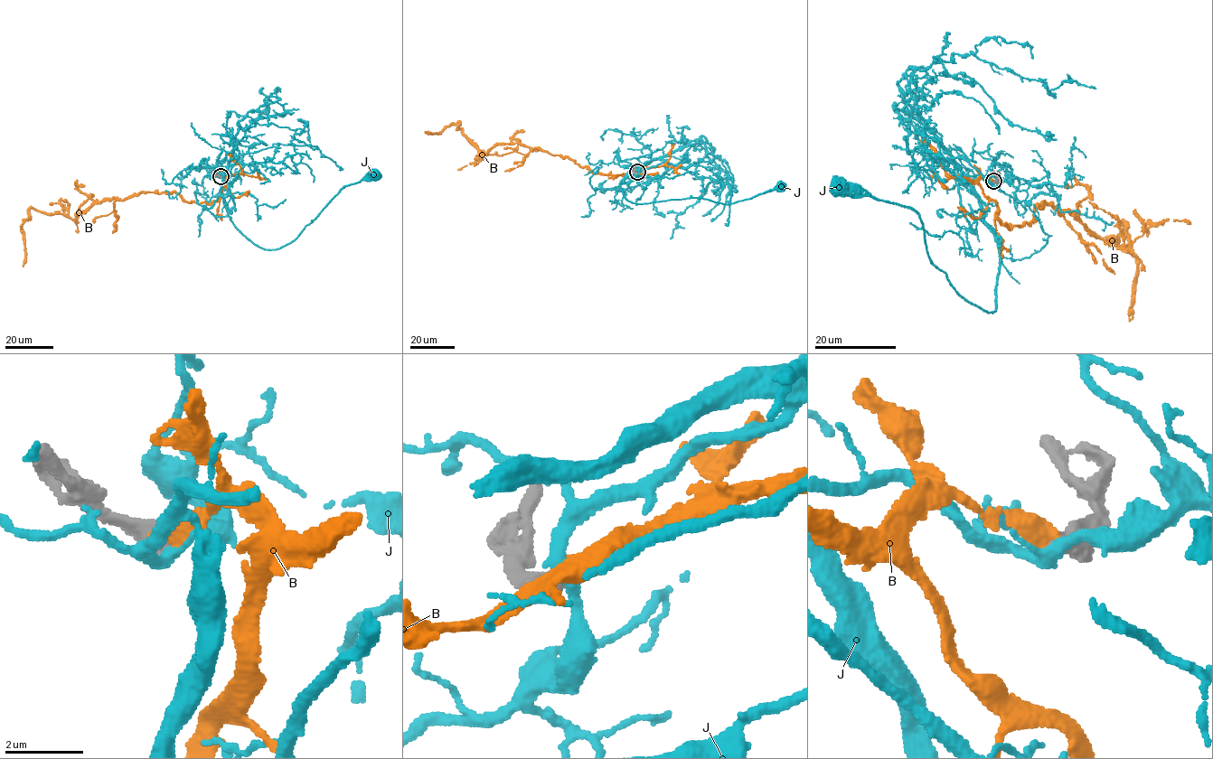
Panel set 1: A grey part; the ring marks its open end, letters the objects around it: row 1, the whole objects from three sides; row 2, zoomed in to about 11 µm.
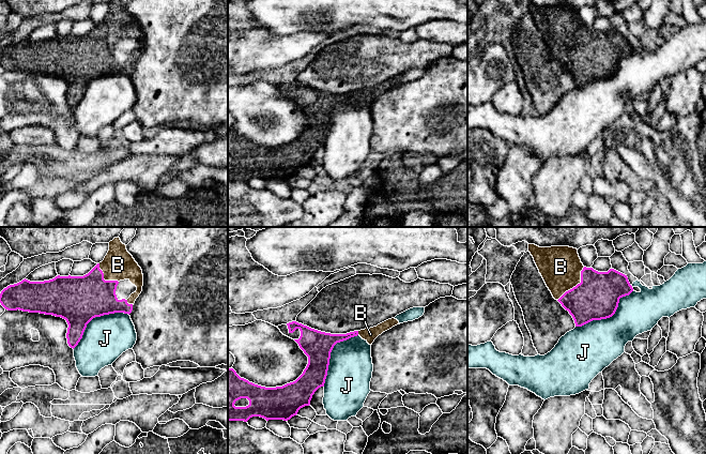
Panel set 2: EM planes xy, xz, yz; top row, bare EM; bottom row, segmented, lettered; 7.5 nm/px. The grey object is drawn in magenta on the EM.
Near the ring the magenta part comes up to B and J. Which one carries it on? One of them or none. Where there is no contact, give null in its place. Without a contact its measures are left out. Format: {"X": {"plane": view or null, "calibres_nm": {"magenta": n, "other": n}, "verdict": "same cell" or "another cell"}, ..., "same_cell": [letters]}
{"B": {"plane": "yz", "calibres_nm": {"magenta": 340, "other": 320}, "verdict": "same cell"}, "J": {"plane": "yz", "calibres_nm": {"magenta": 340, "other": 360}, "verdict": "another cell"}, "same_cell": ["B"]}

